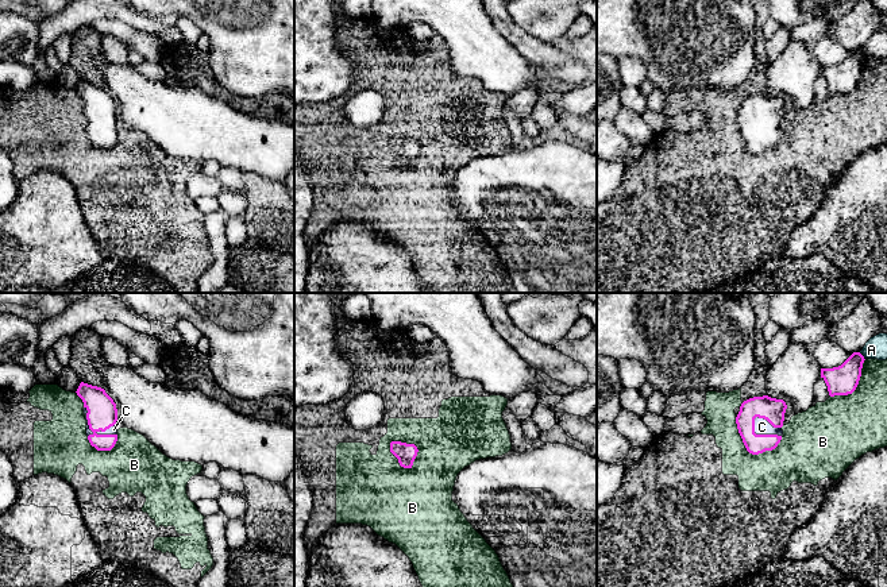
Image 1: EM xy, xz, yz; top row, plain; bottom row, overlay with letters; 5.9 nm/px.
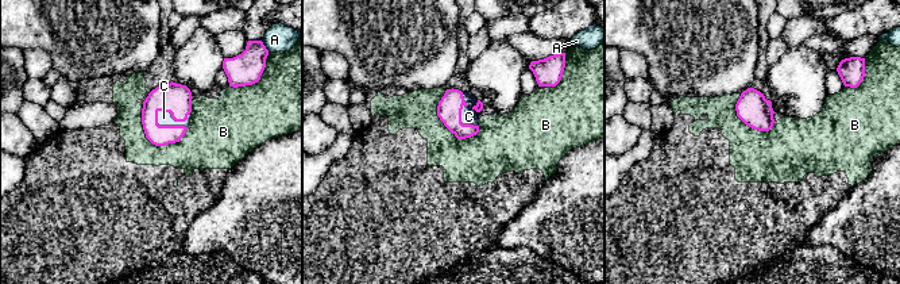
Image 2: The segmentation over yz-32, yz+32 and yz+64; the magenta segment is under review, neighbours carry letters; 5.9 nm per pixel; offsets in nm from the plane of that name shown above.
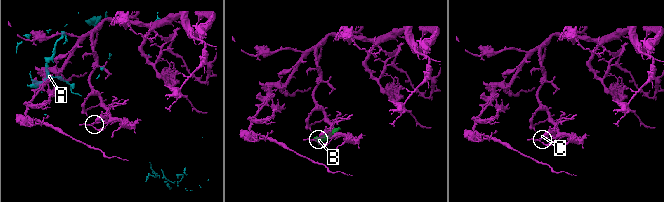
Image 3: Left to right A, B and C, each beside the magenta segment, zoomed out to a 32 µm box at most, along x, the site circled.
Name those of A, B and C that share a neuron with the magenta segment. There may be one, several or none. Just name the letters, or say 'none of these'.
C

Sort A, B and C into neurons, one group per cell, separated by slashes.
A / B / C

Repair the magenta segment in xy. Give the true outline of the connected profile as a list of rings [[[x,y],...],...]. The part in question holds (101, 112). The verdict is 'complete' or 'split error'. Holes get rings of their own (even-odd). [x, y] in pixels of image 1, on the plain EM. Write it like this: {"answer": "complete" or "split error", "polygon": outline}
{"answer": "split error", "polygon": [[[81,80],[77,93],[84,100],[86,134],[97,148],[111,148],[117,139],[117,107],[104,86]]]}

